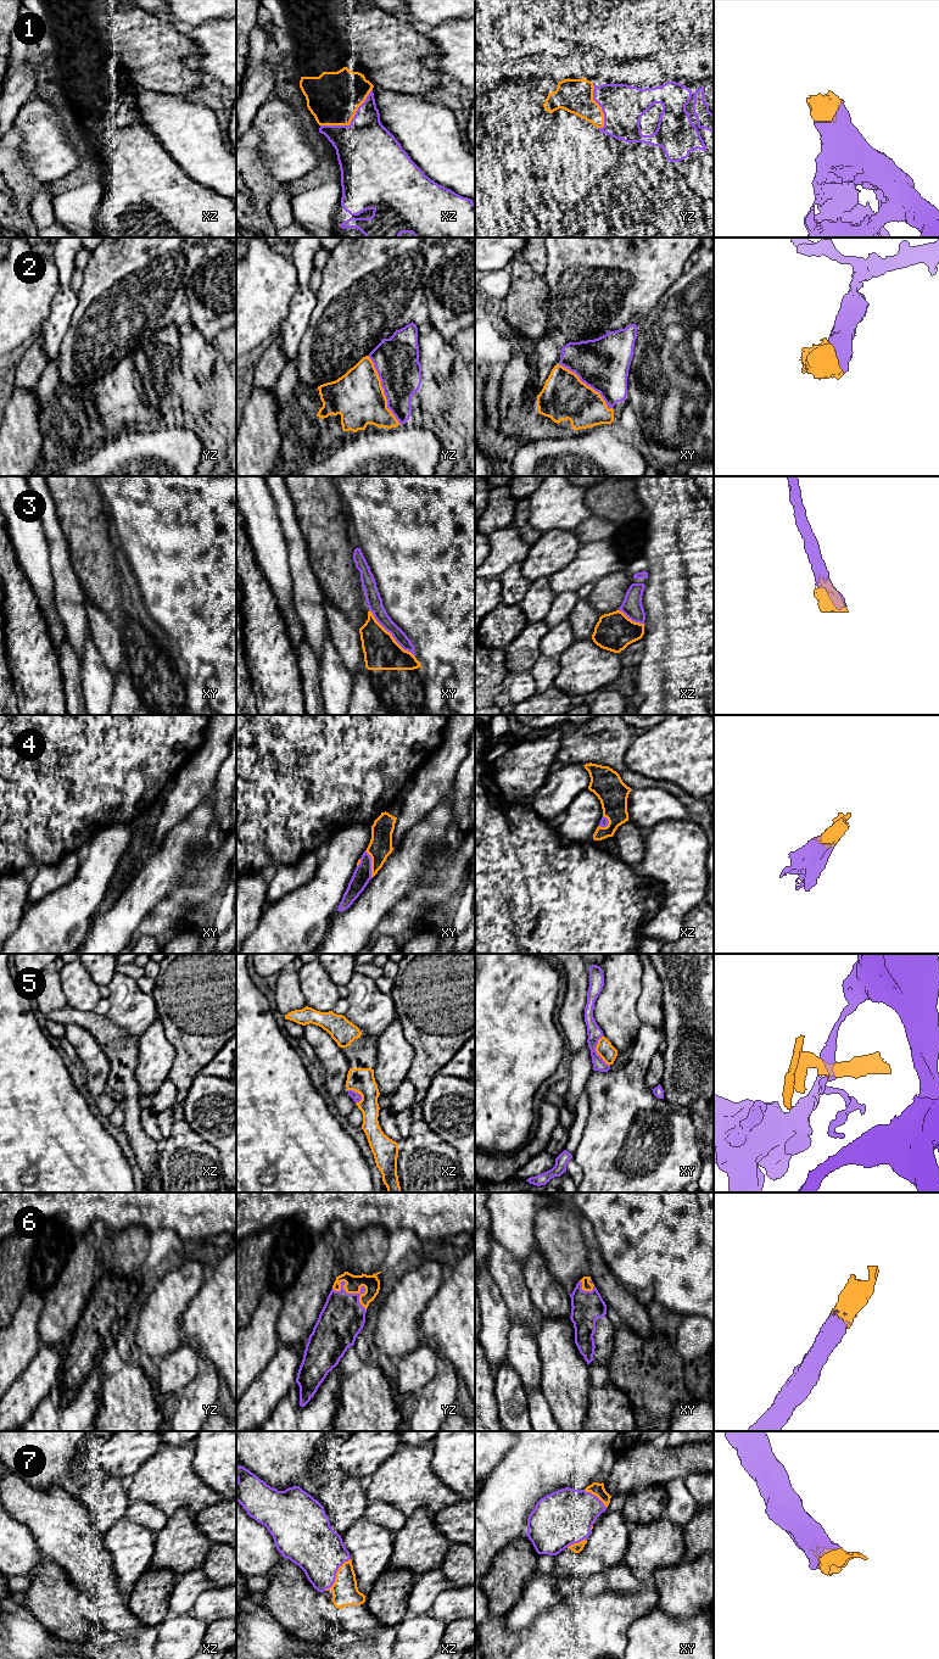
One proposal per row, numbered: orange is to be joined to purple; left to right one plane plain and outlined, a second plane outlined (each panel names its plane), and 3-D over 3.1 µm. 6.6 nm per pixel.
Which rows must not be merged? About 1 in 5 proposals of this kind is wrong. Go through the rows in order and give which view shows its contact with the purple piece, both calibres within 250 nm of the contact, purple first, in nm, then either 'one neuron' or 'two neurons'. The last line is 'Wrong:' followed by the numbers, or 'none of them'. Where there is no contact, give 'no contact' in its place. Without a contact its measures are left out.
1: meets purple in xz; 400 nm thick on the purple side, 340 nm on the other; one neuron
2: meets purple in yz; 300 nm thick on the purple side, 340 nm on the other; one neuron
3: meets purple in xy; 100 nm thick on the purple side, 240 nm on the other; two neurons
4: meets purple in xy; 120 nm thick on the purple side, 160 nm on the other; one neuron
5: meets purple in xy; 100 nm thick on the purple side, 110 nm on the other; two neurons
6: meets purple in yz; 300 nm thick on the purple side, 110 nm on the other; one neuron
7: meets purple in xz; 320 nm thick on the purple side, 180 nm on the other; one neuron
Wrong: 3, 5

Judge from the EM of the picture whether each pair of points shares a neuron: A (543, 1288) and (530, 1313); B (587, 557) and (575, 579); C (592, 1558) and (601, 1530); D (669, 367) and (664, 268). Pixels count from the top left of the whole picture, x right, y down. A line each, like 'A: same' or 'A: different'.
A: different
B: same
C: same
D: different

